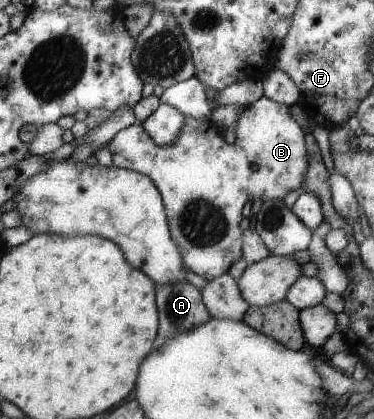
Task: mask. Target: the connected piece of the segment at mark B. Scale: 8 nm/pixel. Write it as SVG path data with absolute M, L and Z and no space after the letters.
M261 96L241 113L232 144L225 142L222 129L213 120L187 116L185 125L179 129L179 137L171 145L159 147L138 122L119 131L106 145L112 153L113 166L148 175L157 184L166 202L170 232L181 250L183 263L207 281L227 273L231 263L241 257L241 211L247 211L253 198L283 200L285 195L303 187L309 169L309 152L305 134L288 107Z

